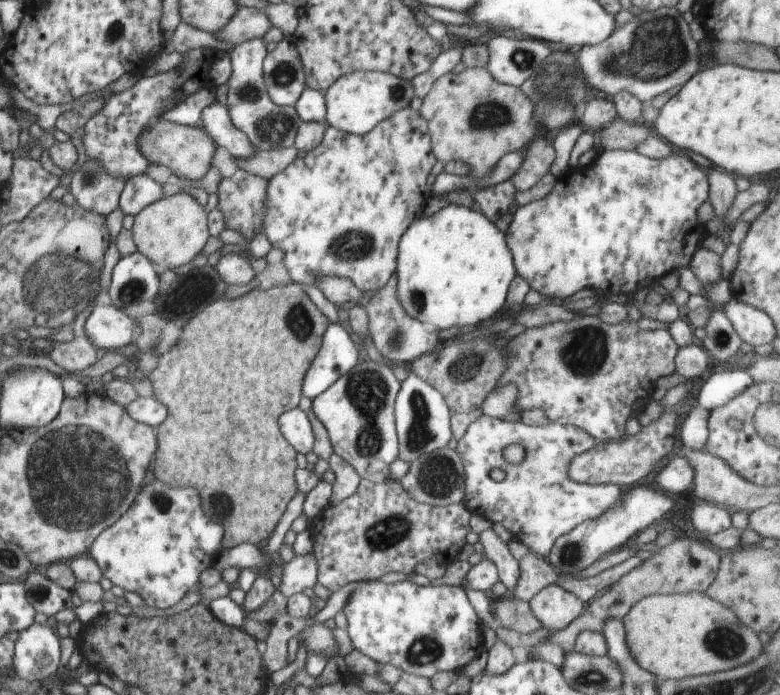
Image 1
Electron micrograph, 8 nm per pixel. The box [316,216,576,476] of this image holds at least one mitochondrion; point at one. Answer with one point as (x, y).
(366, 391)

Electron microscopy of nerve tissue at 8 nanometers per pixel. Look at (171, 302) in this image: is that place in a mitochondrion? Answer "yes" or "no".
yes

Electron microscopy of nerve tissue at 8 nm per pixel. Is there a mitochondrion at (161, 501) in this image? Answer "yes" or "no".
yes

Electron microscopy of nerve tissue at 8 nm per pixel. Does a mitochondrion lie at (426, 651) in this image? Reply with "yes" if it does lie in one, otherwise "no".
yes

